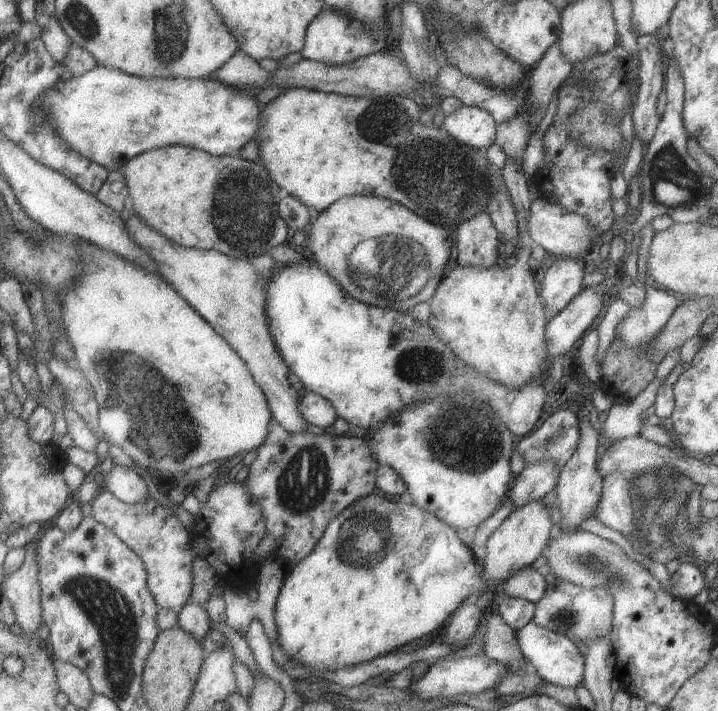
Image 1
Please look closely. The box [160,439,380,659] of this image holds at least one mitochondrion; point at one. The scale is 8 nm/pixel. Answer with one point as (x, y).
(302, 485)

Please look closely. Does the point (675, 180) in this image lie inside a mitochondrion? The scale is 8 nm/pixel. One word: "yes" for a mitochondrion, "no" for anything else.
yes

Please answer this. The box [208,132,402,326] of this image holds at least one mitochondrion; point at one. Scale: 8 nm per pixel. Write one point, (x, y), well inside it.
(245, 203)

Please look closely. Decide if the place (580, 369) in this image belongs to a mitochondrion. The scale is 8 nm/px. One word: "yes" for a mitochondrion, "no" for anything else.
no

